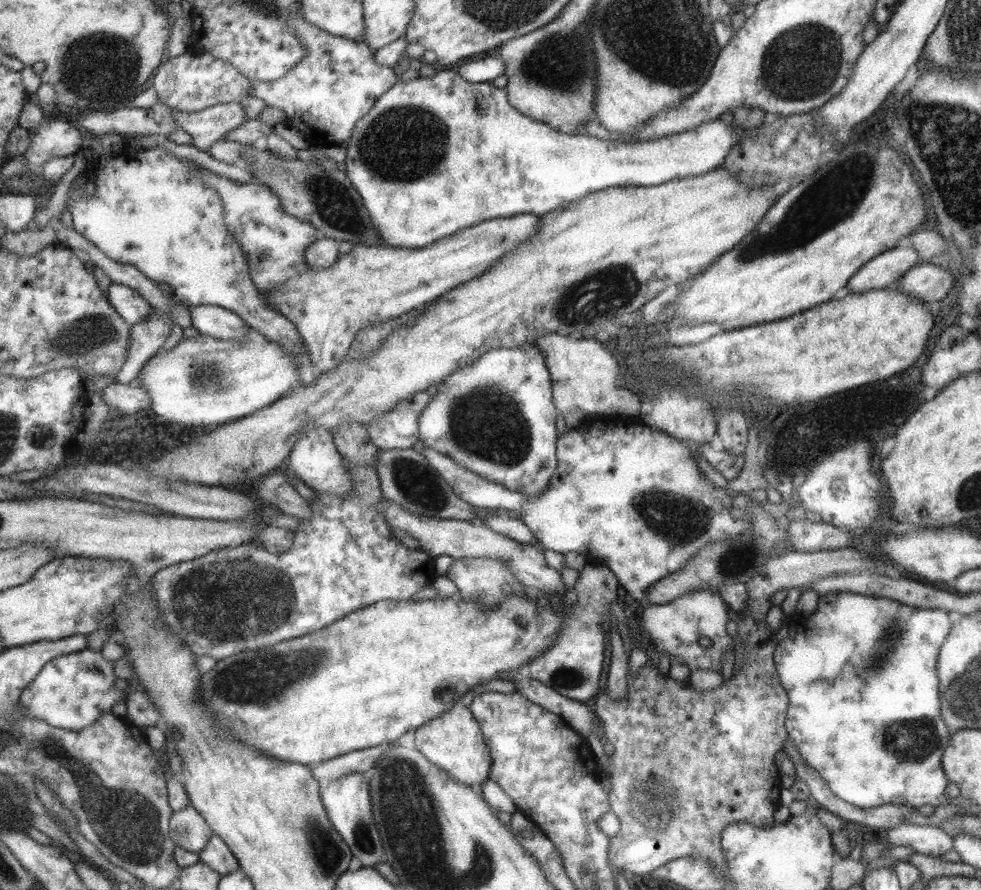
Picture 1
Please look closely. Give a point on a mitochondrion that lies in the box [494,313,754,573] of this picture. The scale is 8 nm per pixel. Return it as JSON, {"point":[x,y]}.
{"point":[680,521]}

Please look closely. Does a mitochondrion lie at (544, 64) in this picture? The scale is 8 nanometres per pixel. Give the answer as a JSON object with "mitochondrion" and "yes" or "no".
{"mitochondrion":"yes"}

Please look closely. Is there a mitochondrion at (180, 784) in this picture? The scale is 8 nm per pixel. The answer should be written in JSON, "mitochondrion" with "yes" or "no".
{"mitochondrion":"no"}

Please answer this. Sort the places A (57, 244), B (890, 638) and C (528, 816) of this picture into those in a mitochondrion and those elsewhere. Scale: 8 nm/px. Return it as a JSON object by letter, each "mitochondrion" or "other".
{"A":"other","B":"mitochondrion","C":"other"}

